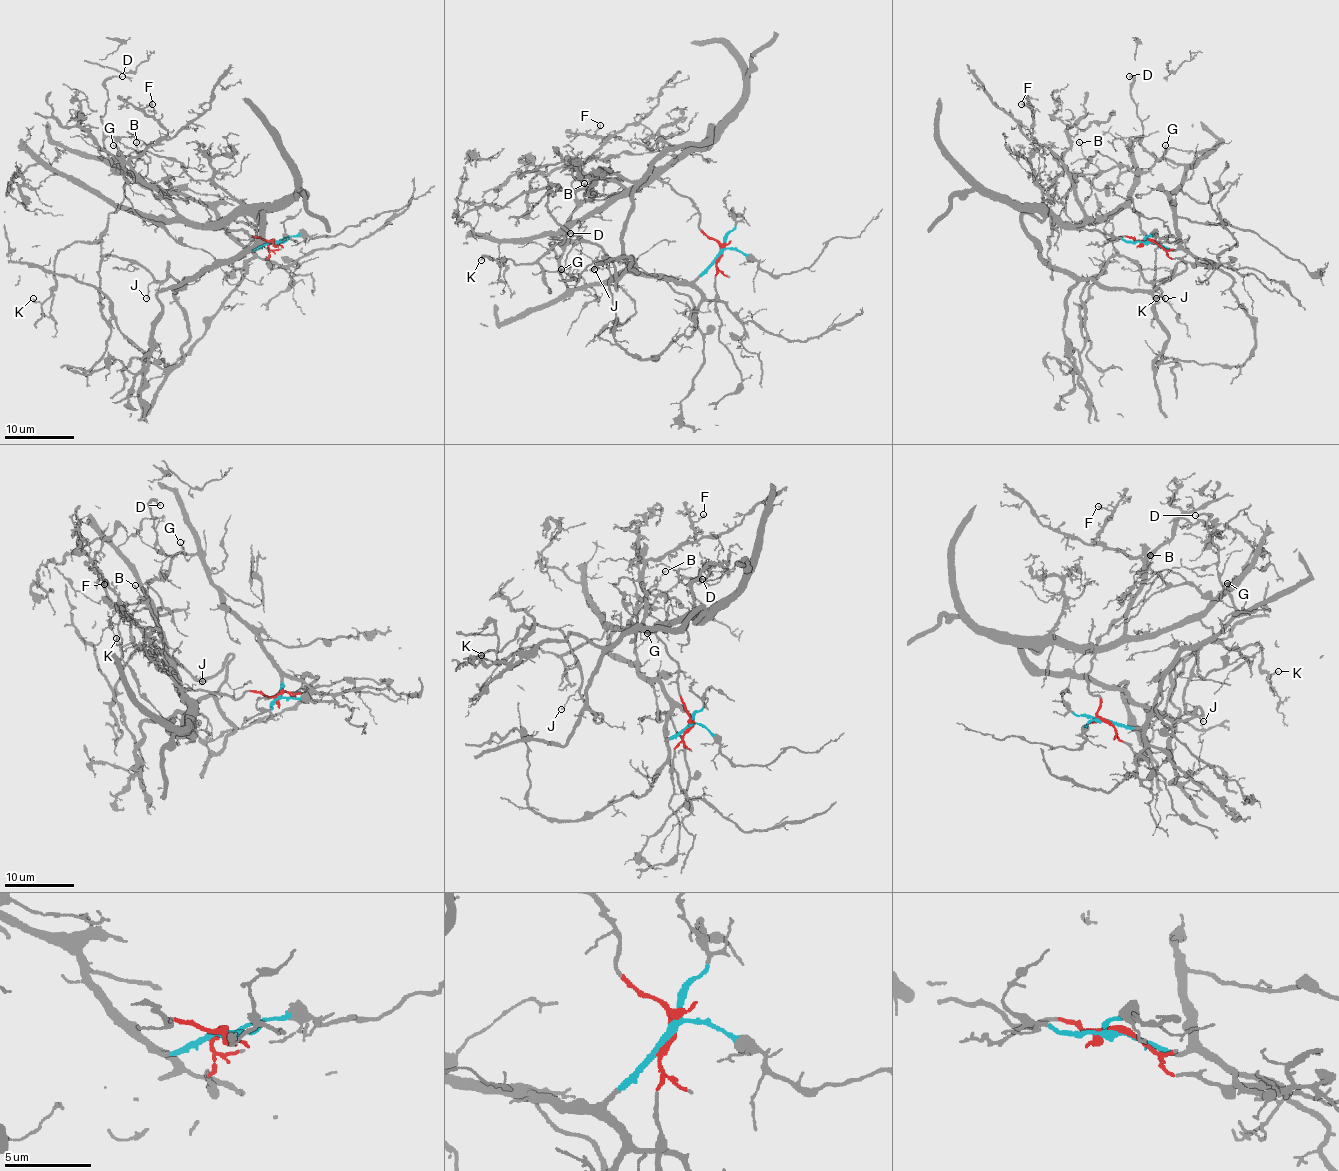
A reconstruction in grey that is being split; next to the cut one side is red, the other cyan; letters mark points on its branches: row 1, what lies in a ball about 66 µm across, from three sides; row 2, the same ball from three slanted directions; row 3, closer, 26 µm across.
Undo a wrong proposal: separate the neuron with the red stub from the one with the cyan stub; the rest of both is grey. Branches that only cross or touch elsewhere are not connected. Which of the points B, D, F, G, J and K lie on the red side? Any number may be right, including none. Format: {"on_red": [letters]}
{"on_red": ["F", "J", "K"]}

